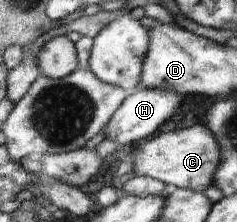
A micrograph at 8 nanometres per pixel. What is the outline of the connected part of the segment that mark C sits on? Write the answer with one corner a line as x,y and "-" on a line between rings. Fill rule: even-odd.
203,124
172,130
167,133
160,133
154,139
149,139
139,145
134,151
132,171
136,176
155,178
164,184
173,183
178,188
197,190
201,193
212,185
214,171
220,162
220,148
217,145
215,136

